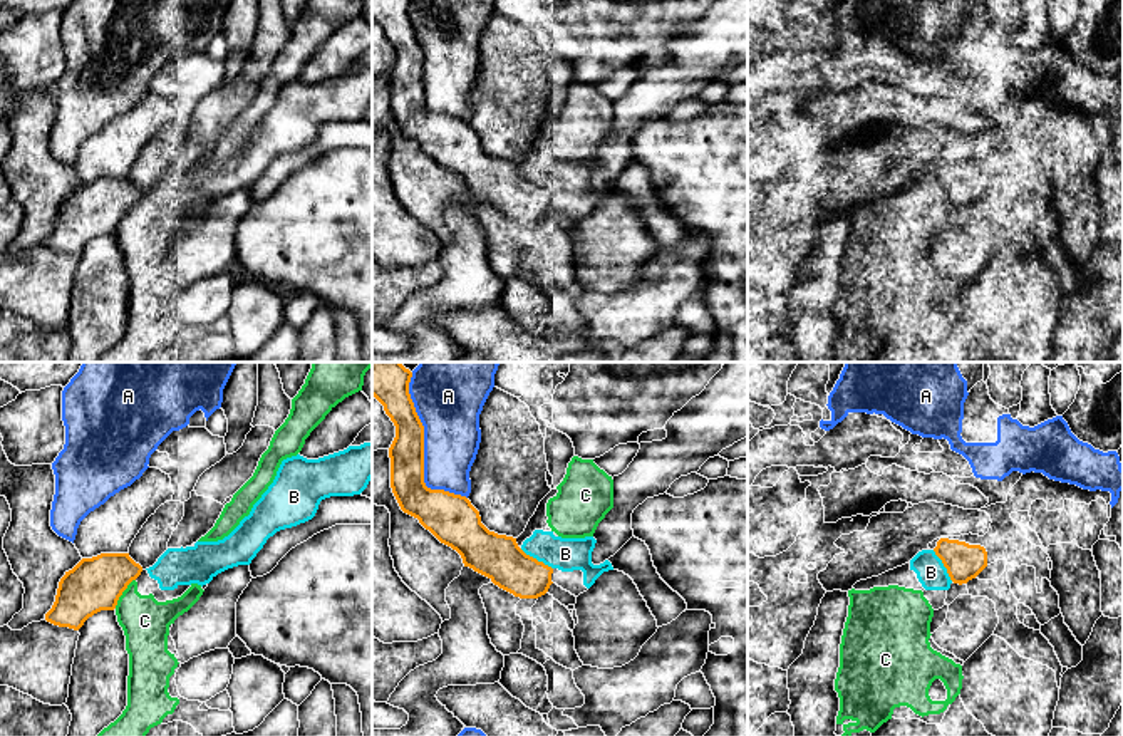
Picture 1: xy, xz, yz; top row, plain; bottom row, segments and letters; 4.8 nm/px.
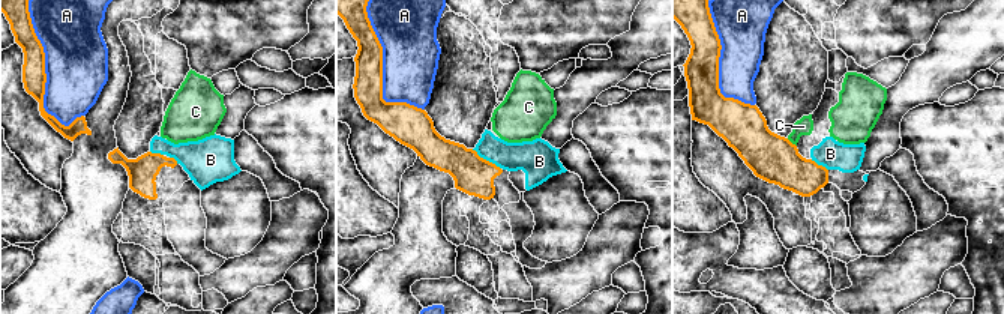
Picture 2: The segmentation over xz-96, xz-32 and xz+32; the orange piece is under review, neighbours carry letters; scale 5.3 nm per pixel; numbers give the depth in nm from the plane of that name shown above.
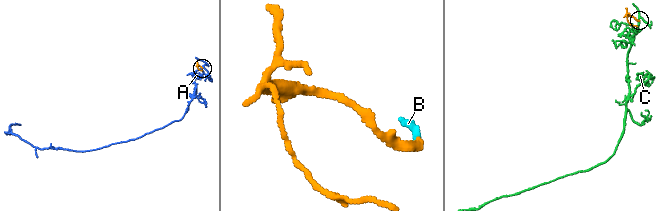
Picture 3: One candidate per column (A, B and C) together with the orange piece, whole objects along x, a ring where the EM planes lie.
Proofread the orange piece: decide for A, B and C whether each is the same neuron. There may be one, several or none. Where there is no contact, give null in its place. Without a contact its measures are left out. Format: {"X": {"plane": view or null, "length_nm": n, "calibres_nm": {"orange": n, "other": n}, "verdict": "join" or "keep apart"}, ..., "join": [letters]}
{"A": {"plane": "xz", "length_nm": 650, "calibres_nm": {"orange": 170, "other": 300}, "verdict": "keep apart"}, "B": {"plane": "xz", "length_nm": 190, "calibres_nm": {"orange": 220, "other": 160}, "verdict": "join"}, "C": {"plane": "xy", "length_nm": 170, "calibres_nm": {"orange": 260, "other": 220}, "verdict": "keep apart"}, "join": ["B"]}

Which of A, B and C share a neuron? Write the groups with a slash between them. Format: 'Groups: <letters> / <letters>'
Groups: A / B / C

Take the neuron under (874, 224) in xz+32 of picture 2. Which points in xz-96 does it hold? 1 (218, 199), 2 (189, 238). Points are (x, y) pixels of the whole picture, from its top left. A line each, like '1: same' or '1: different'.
1: same
2: different

